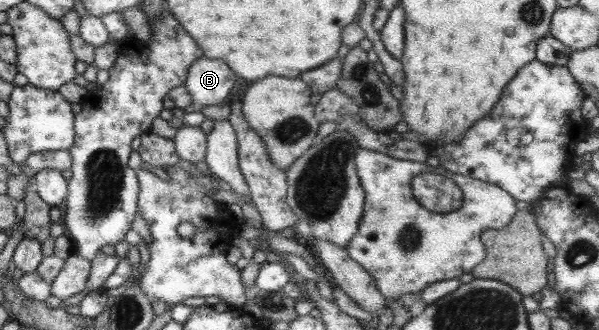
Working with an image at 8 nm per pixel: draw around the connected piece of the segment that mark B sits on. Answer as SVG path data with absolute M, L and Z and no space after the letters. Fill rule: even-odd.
M196 59L190 64L184 80L196 108L205 105L223 105L229 101L236 75L220 59Z

